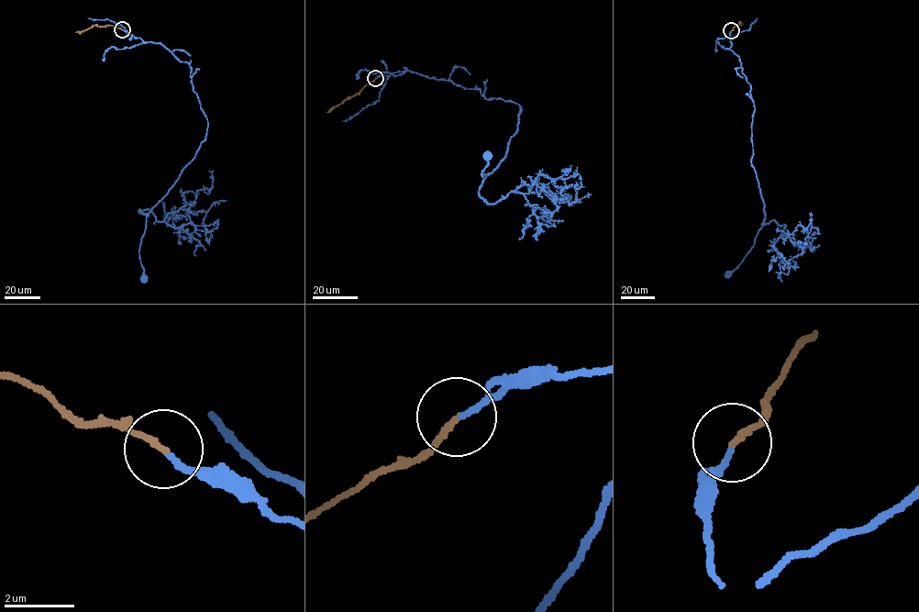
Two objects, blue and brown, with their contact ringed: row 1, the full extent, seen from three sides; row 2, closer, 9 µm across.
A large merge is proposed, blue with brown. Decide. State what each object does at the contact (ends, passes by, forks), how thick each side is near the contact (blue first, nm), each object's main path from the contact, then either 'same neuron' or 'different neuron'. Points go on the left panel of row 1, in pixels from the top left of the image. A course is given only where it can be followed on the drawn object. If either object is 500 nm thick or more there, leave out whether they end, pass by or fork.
blue ends | brown ends | 160/160 nm | blue via (121, 29), (159, 42), (189, 64), (208, 125), (194, 159), (147, 214), (139, 250), (144, 278) | brown via (121, 29), (108, 25), (94, 25), (76, 32) | same neuron

